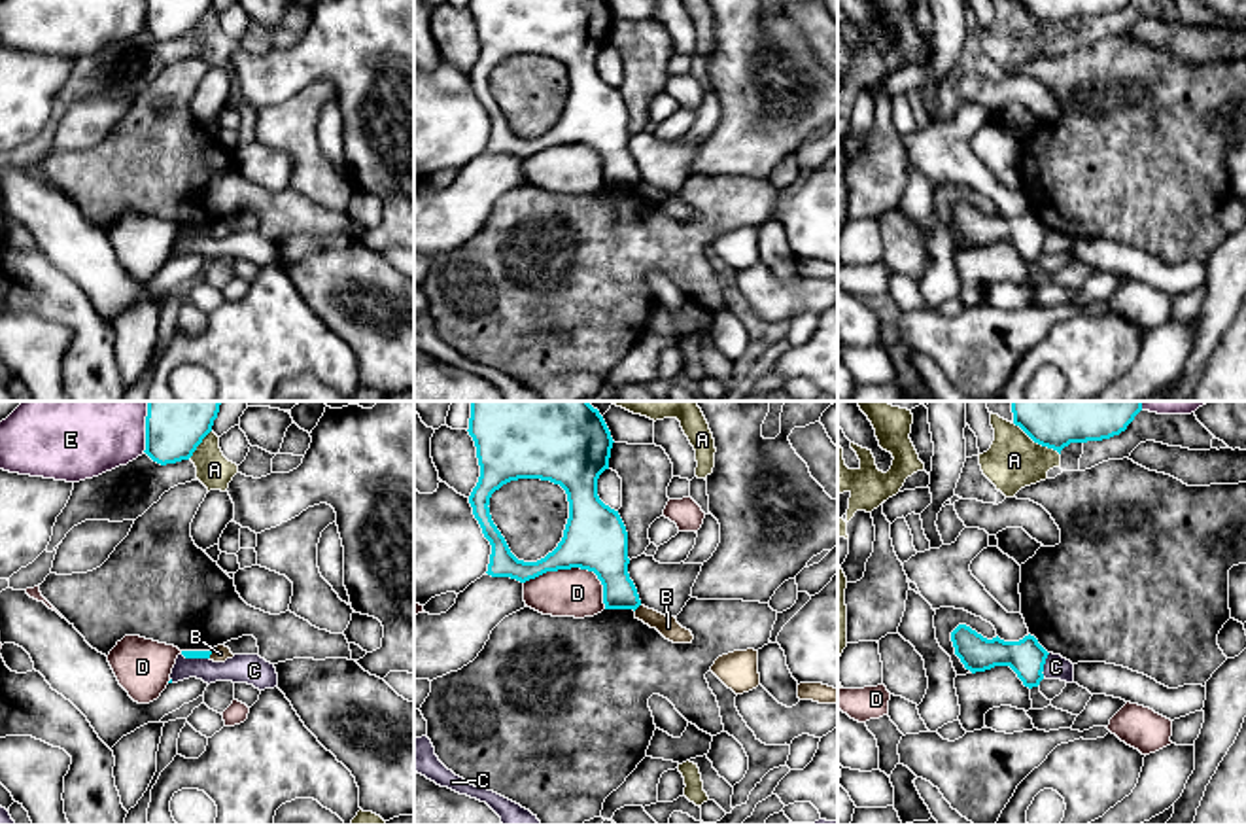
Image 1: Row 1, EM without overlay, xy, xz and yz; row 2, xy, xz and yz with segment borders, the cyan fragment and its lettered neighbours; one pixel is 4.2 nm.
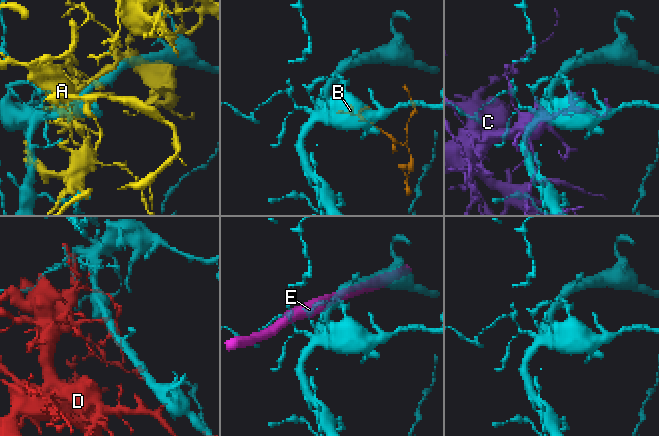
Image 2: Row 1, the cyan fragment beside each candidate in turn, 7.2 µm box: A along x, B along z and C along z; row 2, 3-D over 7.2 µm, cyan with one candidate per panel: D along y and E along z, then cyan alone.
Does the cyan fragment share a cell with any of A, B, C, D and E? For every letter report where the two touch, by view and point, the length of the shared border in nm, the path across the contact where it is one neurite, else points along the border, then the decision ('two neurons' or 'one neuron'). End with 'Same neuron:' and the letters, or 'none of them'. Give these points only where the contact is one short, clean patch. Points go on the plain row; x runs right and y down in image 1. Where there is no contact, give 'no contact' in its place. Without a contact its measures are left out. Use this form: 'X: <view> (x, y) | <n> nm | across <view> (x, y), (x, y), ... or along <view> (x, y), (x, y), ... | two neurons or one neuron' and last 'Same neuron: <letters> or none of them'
A: yz (1037, 17) | 240 nm | two neurons
B: xy (210, 229) | 40 nm | along xy (212, 226), (208, 233) | two neurons
C: xy (195, 233) | 130 nm | two neurons
D: xz (577, 142) | 360 nm | two neurons
E: xy (146, 14) | 120 nm | two neurons
Same neuron: none of them

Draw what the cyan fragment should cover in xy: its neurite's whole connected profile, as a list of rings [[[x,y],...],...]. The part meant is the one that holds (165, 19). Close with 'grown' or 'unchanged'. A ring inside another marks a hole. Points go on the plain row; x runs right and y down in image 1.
[[[146,0],[146,30],[161,40],[189,36],[214,0]]] | unchanged

